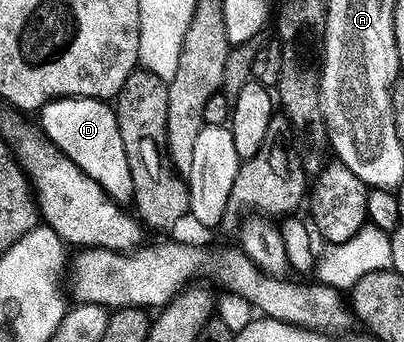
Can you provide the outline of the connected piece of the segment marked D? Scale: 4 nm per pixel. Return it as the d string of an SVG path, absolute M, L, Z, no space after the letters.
M60 96L39 108L38 123L49 142L66 153L87 176L94 178L111 200L121 206L132 204L134 182L130 178L130 162L126 146L122 146L115 107L107 99Z

